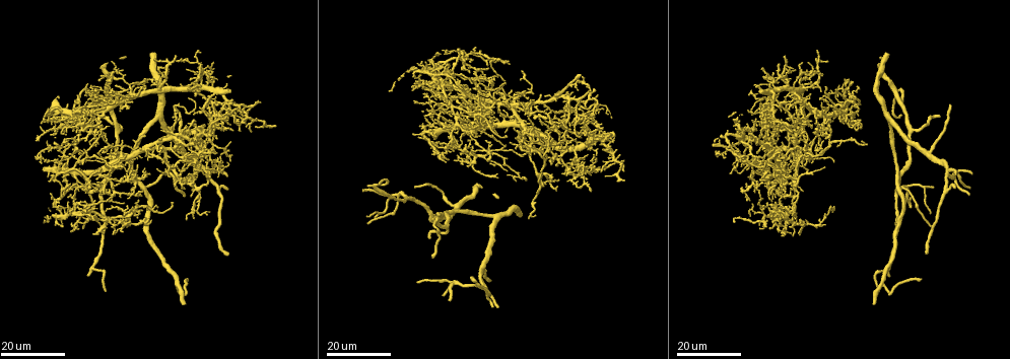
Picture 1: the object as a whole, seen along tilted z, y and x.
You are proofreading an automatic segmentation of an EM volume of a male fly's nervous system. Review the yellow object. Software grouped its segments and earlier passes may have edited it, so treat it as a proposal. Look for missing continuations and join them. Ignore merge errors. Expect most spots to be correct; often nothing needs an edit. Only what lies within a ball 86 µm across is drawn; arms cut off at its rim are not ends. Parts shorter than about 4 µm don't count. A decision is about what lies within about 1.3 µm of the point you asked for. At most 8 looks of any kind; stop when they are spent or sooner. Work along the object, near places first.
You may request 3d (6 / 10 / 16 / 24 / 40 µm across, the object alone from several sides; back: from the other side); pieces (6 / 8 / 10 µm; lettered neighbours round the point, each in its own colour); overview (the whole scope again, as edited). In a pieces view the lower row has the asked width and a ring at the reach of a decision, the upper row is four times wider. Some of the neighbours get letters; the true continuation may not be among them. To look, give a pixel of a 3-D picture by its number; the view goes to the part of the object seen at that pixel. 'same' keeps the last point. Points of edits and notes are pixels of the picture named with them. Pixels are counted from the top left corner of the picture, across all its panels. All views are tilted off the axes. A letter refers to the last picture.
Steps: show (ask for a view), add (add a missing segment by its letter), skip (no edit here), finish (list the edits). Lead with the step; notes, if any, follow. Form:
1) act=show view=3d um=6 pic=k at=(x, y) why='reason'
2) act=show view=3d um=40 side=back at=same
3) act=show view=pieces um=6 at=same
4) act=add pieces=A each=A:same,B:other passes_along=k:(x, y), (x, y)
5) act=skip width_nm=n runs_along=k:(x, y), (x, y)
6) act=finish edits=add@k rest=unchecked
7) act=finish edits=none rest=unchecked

act=show view=3d um=24 pic=1 at=(454, 90)

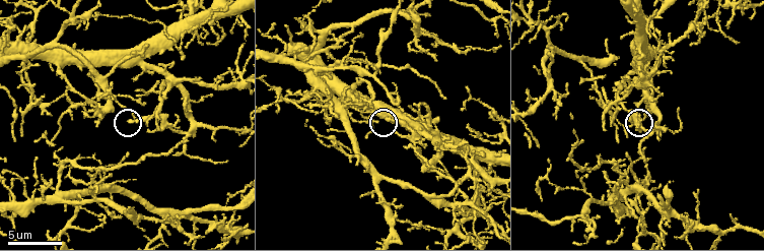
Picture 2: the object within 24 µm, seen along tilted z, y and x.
act=show view=pieces um=10 pic=2 at=(129, 122)

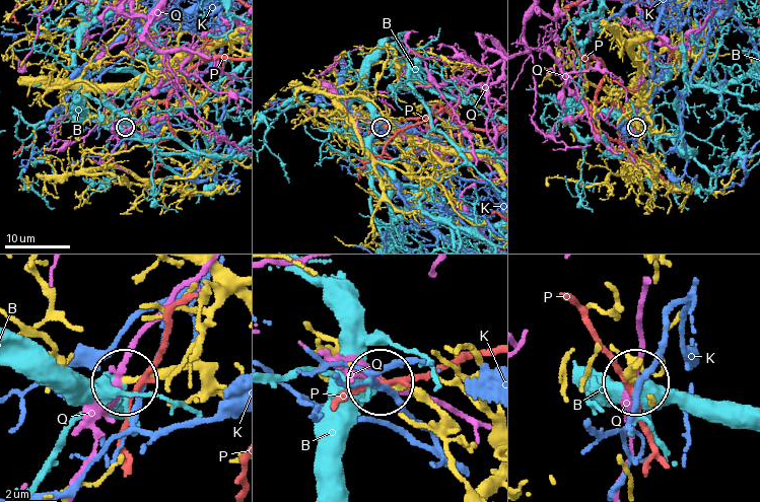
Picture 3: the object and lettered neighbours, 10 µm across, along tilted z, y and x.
act=skip width_nm=210 each=B:other,K:other,P:other,Q:other found='no lettered segment goes on from it'

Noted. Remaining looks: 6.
act=show view=pieces um=10 pic=2 at=(640, 56) why='an open end'

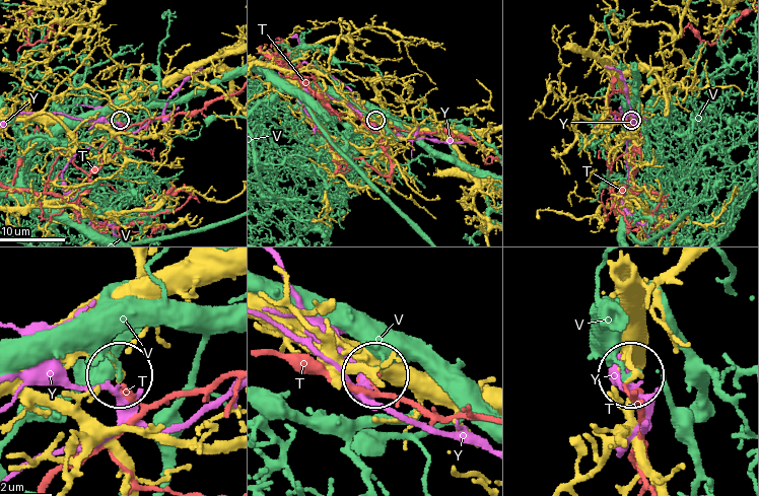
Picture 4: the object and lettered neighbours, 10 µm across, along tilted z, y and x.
act=skip each=T:other,V:other,Y:other found='none of them fits'

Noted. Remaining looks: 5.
act=show view=pieces um=6 pic=2 at=(146, 45) why='tapers out'

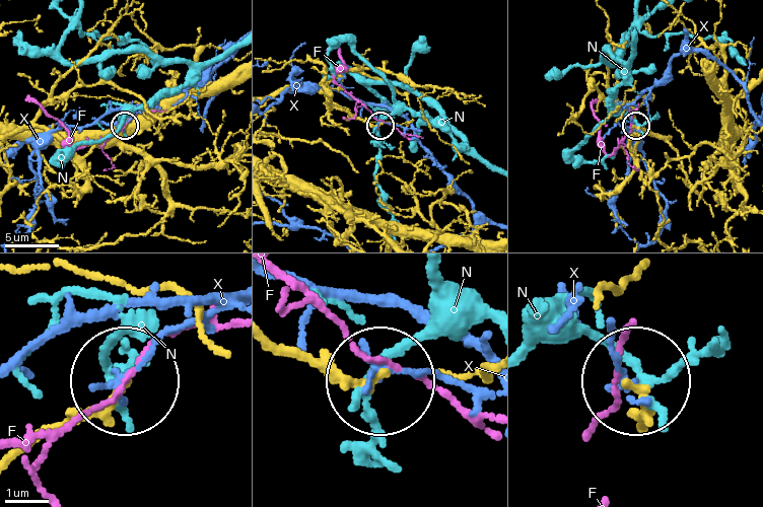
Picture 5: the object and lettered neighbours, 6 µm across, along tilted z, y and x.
act=skip each=F:other,N:other,X:other runs_along=5:(273, 341), (375, 380) found='no lettered segment goes on from it'

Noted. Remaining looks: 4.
act=show view=3d um=24 pic=1 at=(179, 119) why='free end'

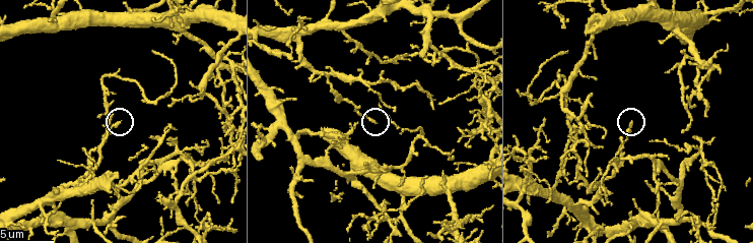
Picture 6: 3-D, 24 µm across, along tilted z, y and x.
act=show view=pieces um=8 pic=6 at=(374, 121) why='what lies round it'

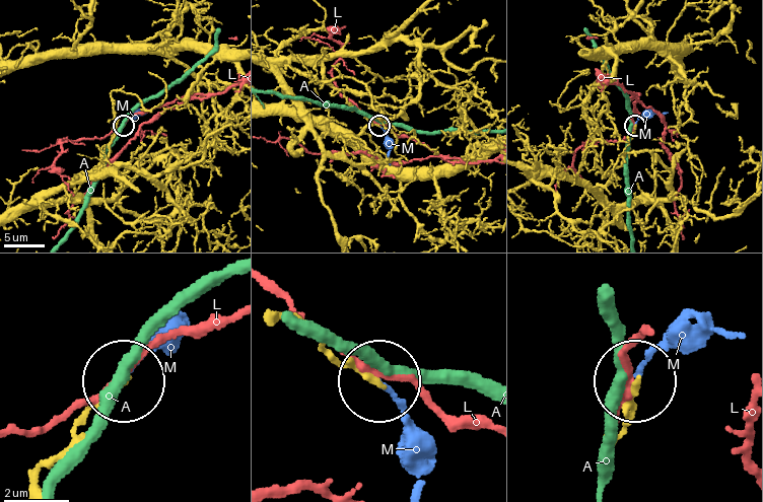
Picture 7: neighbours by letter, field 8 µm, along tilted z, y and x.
act=skip each=A:other,L:other,M:other runs_along=7:(33, 487), (75, 422), (119, 383) found='no lettered segment goes on from it'

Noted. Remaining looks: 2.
act=finish edits=none rest=unchecked

